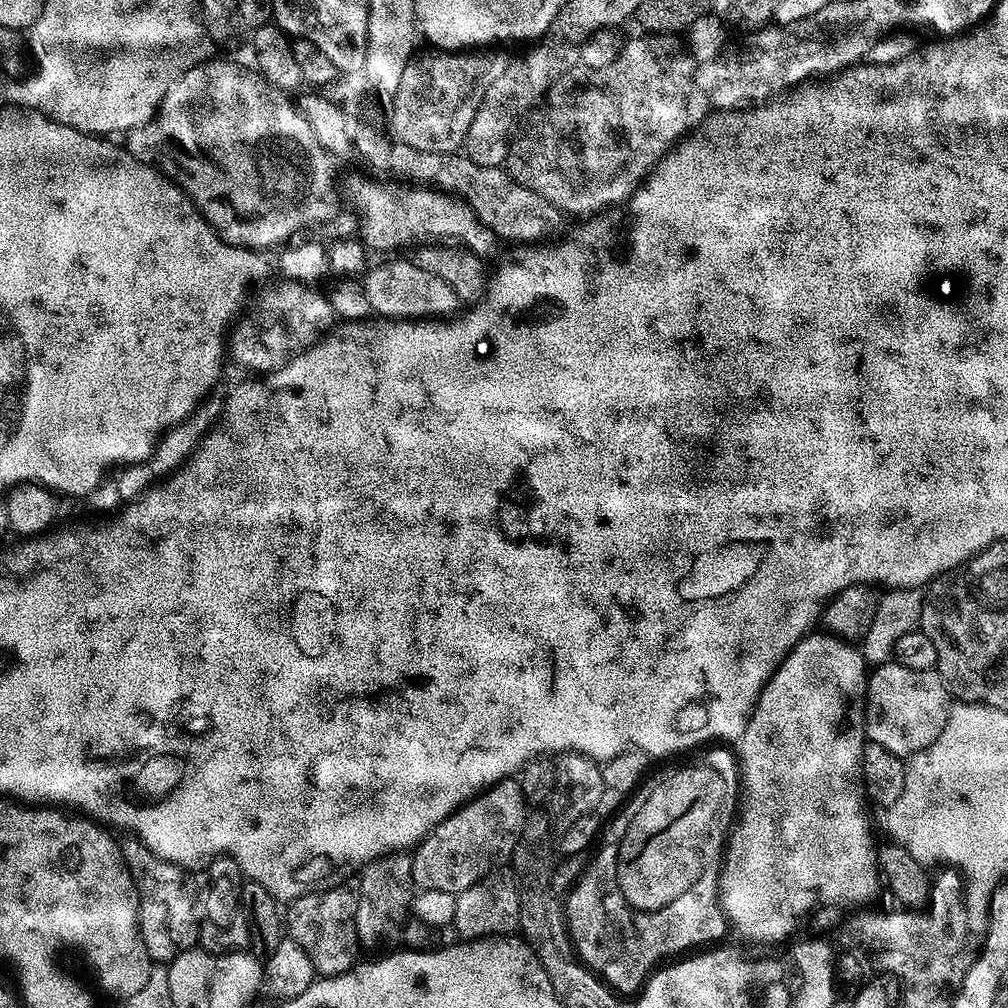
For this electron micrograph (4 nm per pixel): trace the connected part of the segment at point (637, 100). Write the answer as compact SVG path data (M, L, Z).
M625 39L618 58L614 58L614 62L600 72L580 70L575 74L565 74L558 77L548 87L548 94L544 97L536 111L531 113L531 116L533 115L532 121L525 126L524 133L517 140L515 137L509 143L506 171L512 180L520 184L521 187L530 190L534 194L538 194L545 205L549 204L550 207L557 208L560 212L569 212L572 216L580 216L576 218L582 218L587 214L601 213L610 204L620 203L621 205L624 201L627 201L628 197L636 191L644 177L655 167L656 161L660 160L669 149L675 144L679 144L693 128L698 127L704 121L705 116L709 115L710 105L707 97L704 96L696 85L694 61L691 56L687 54L681 54L681 56L659 56L646 41Z

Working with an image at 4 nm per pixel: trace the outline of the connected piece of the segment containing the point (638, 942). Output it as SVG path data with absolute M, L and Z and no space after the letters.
M616 812L611 820L606 824L604 845L595 849L596 857L589 862L588 869L581 874L580 881L573 886L572 893L564 904L564 916L568 919L568 932L576 947L575 955L584 967L595 972L613 993L636 994L643 989L650 973L661 962L677 954L723 941L720 939L724 936L724 928L726 929L726 917L720 906L720 897L712 900L712 872L700 872L694 886L690 886L686 894L678 894L674 902L658 910L641 912L639 908L629 906L616 881L616 854L619 845L613 839L614 834L619 832L626 834L624 816Z

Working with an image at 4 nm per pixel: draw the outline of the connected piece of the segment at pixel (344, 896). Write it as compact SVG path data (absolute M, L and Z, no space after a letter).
M348 886L311 892L291 901L286 908L286 936L298 944L321 977L341 976L357 963L356 892Z

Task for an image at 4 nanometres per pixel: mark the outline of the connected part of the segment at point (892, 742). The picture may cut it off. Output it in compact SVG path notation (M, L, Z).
M889 662L875 665L867 677L866 691L862 697L864 735L871 743L886 746L890 754L907 758L918 750L926 750L926 746L930 746L930 742L942 734L942 726L946 726L949 711L948 687L934 670L906 670L906 666Z

